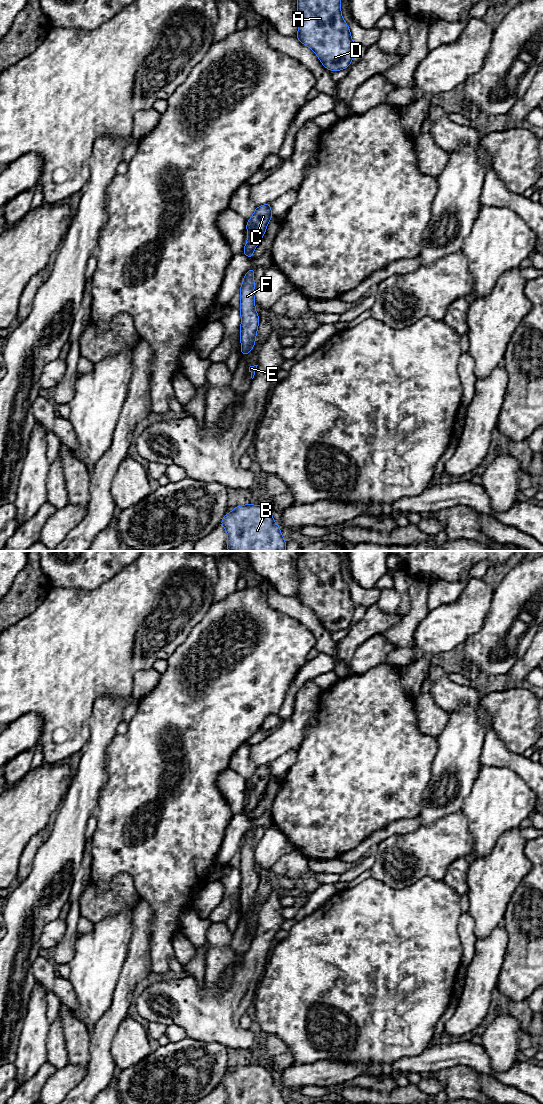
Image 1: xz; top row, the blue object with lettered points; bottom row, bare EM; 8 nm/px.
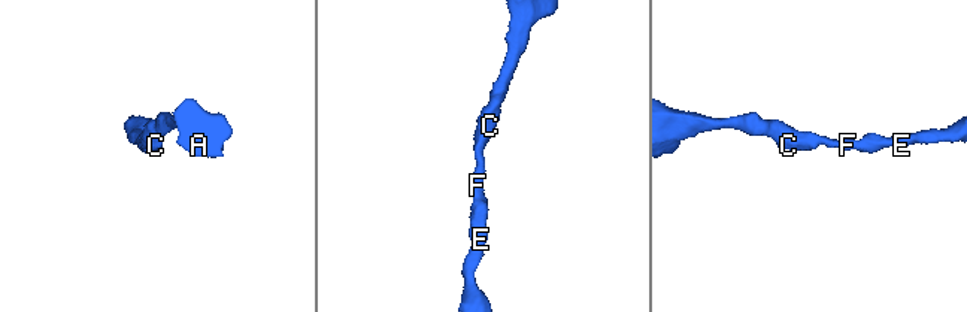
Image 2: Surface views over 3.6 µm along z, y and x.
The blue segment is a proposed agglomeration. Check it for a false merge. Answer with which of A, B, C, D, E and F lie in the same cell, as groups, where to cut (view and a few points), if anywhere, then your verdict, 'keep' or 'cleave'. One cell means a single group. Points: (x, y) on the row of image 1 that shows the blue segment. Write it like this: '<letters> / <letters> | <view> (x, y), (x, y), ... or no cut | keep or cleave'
A B C D E F | no cut | keep

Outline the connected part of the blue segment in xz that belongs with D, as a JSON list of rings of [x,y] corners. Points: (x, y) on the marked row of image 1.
[[[297,0],[298,33],[296,38],[311,48],[322,65],[333,72],[349,67],[353,60],[355,43],[348,24],[341,13],[341,0]]]

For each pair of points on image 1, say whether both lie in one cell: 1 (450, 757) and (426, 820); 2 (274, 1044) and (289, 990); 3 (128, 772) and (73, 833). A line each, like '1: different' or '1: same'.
1: same
2: different
3: different

